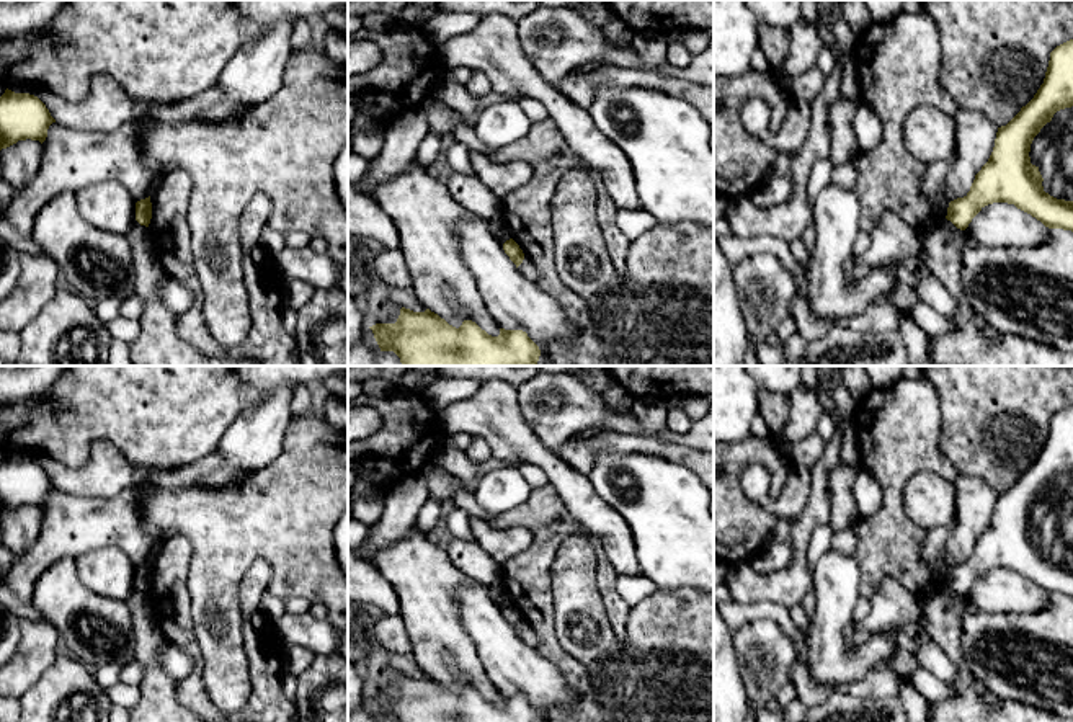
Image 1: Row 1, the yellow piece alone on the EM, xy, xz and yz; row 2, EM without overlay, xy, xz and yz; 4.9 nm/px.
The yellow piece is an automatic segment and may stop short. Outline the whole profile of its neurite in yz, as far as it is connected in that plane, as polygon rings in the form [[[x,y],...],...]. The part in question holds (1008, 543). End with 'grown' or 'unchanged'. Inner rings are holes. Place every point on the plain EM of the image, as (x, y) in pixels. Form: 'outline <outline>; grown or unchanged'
outline [[[1073,405],[1057,412],[1050,418],[1044,449],[1034,464],[1006,490],[998,493],[995,513],[988,528],[975,541],[970,557],[964,564],[949,568],[946,585],[965,596],[972,585],[988,570],[1008,568],[1031,580],[1049,595],[1073,598],[1073,567],[1057,565],[1044,557],[1039,533],[1031,529],[1031,510],[1040,495],[1052,487],[1060,475],[1073,472]]]; unchanged

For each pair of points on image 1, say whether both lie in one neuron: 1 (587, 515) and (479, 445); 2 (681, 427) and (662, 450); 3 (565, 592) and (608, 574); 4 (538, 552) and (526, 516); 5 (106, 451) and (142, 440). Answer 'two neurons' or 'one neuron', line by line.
1: two neurons
2: two neurons
3: two neurons
4: one neuron
5: two neurons

